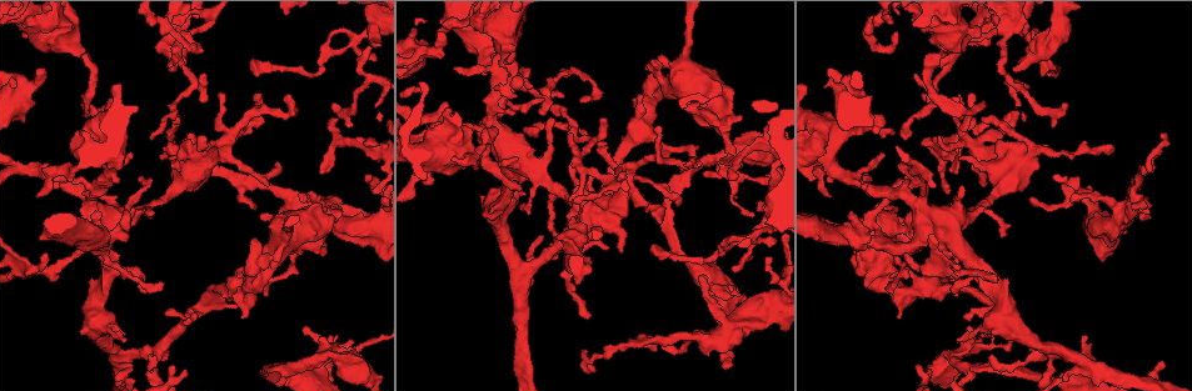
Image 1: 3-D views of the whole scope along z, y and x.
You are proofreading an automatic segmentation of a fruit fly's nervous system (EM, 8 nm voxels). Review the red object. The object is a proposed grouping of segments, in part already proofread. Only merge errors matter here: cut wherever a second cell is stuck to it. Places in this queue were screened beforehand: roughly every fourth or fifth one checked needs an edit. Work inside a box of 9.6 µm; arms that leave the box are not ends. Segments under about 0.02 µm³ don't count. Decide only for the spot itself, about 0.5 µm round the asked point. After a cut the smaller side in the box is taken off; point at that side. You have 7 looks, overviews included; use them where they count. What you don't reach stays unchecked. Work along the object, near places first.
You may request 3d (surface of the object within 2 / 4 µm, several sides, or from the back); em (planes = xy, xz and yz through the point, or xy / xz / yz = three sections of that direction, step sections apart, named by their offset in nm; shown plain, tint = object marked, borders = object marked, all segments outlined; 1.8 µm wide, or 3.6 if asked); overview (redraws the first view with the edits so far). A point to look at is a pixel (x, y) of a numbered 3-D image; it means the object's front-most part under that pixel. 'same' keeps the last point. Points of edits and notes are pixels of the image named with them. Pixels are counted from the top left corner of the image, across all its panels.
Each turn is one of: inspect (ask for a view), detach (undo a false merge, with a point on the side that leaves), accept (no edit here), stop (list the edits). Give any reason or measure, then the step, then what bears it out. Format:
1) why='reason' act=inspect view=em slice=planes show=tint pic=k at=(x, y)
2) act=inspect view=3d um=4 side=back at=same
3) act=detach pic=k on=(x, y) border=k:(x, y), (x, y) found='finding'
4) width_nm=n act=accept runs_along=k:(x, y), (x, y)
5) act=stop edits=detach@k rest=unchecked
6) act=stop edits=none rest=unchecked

why='sharp bend' act=inspect view=em slice=xz step=4 show=tint pic=1 at=(1007, 75)

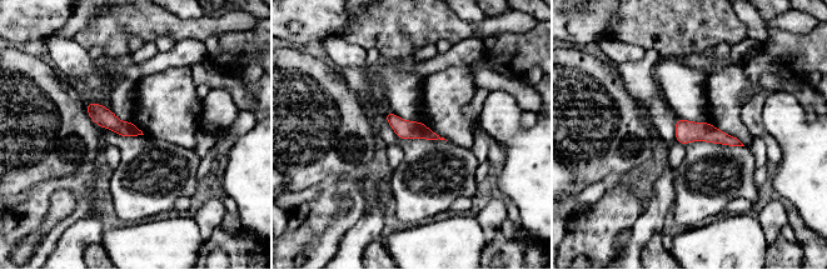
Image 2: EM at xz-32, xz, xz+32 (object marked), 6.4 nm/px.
act=inspect view=em slice=planes show=tint at=same

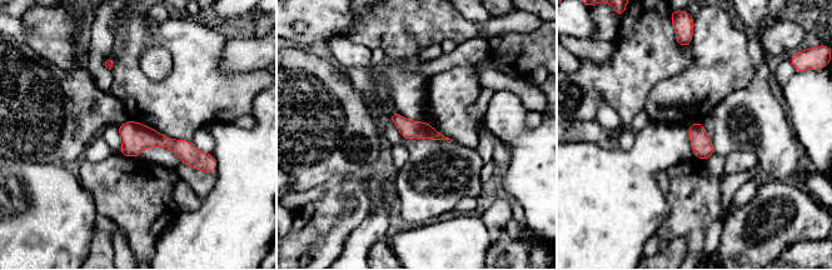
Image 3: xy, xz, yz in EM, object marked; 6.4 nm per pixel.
act=accept found='continuous, no second cell'

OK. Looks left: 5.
why='calibre changes' act=inspect view=em slice=planes show=tint pic=1 at=(666, 149)

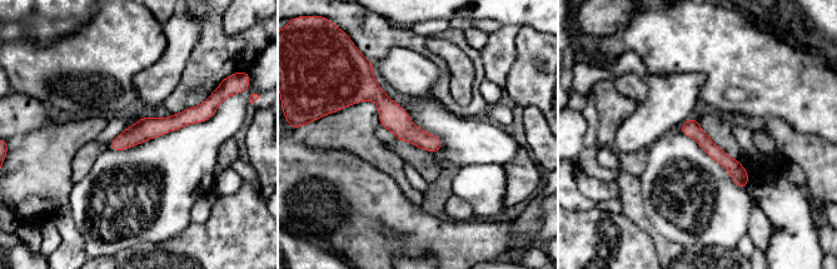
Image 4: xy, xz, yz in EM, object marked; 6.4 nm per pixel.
act=accept runs_along=4:(208, 110), (147, 128), (111, 145) found='one cell here'

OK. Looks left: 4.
why='abrupt turn' act=inspect view=em slice=xz step=8 show=tint pic=1 at=(303, 234)

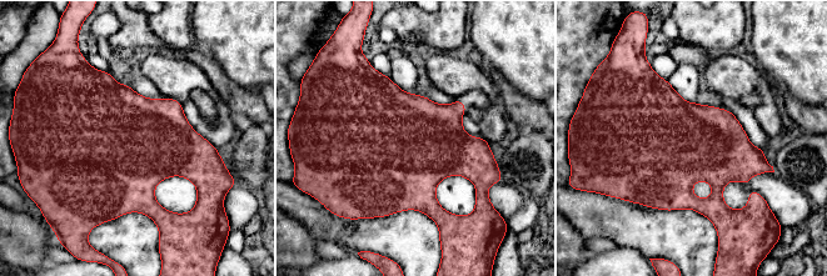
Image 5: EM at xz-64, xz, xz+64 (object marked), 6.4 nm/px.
act=inspect view=em slice=planes show=tint at=same

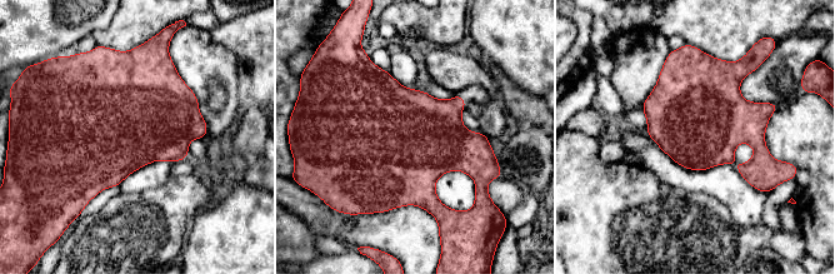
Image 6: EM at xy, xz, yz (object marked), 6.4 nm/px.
act=accept found='continuous, no second cell'

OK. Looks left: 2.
act=stop edits=none rest=unchecked

